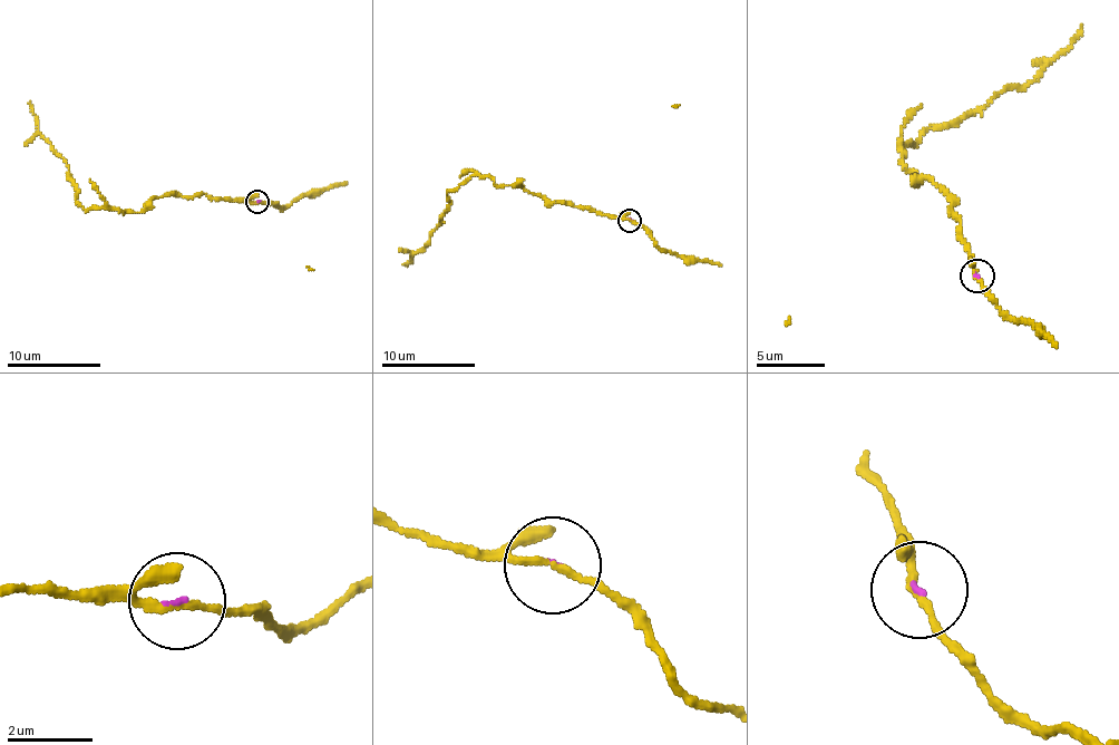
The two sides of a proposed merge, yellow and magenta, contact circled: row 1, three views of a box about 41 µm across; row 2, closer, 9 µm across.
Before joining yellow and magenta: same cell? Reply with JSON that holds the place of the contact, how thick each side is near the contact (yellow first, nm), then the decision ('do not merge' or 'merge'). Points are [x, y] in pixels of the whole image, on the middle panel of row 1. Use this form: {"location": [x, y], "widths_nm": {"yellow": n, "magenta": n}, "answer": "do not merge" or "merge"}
{"location": [630, 220], "widths_nm": {"yellow": 160, "magenta": 70}, "answer": "do not merge"}

